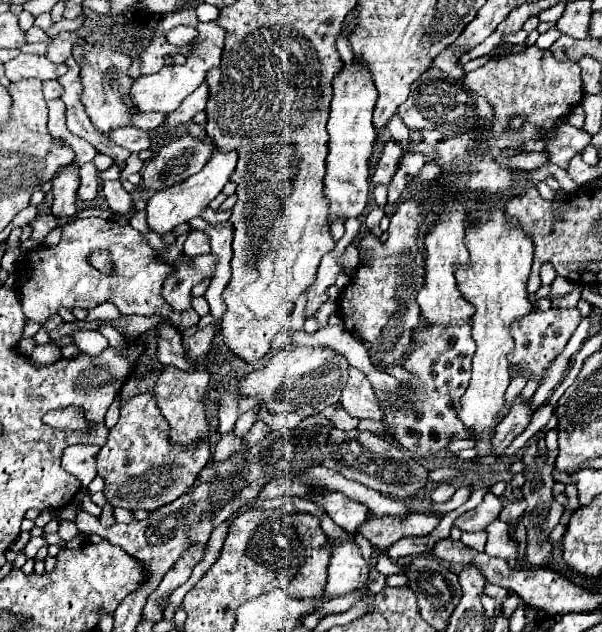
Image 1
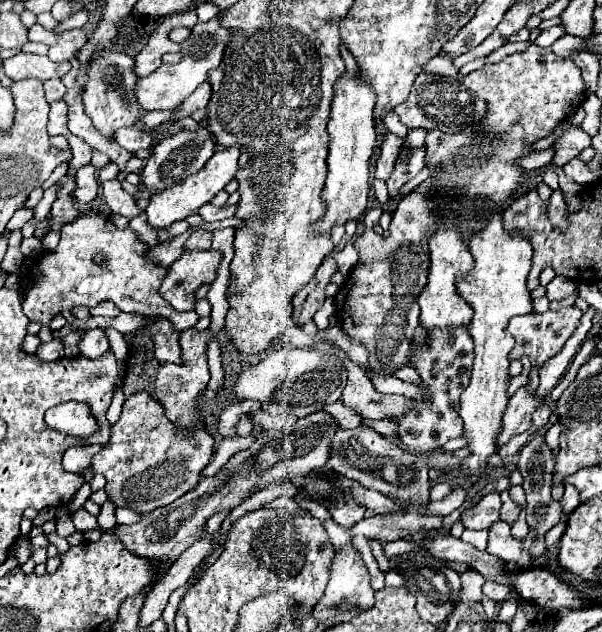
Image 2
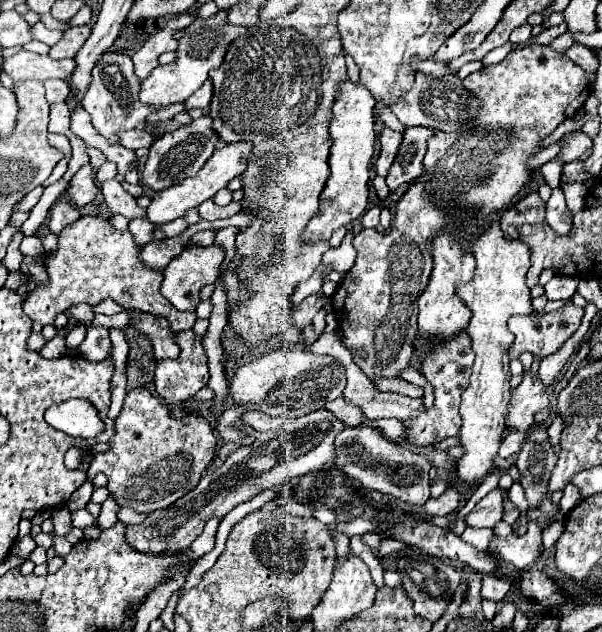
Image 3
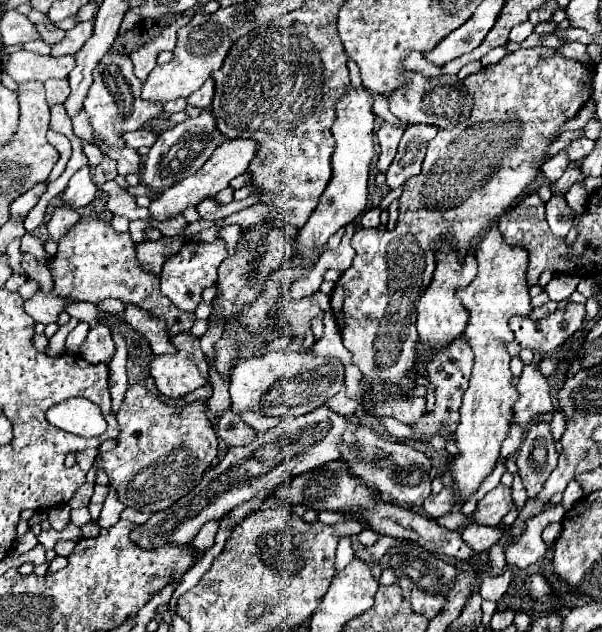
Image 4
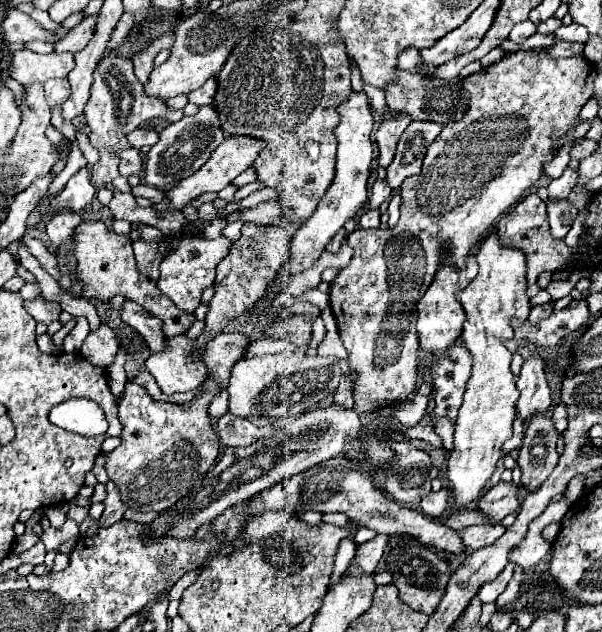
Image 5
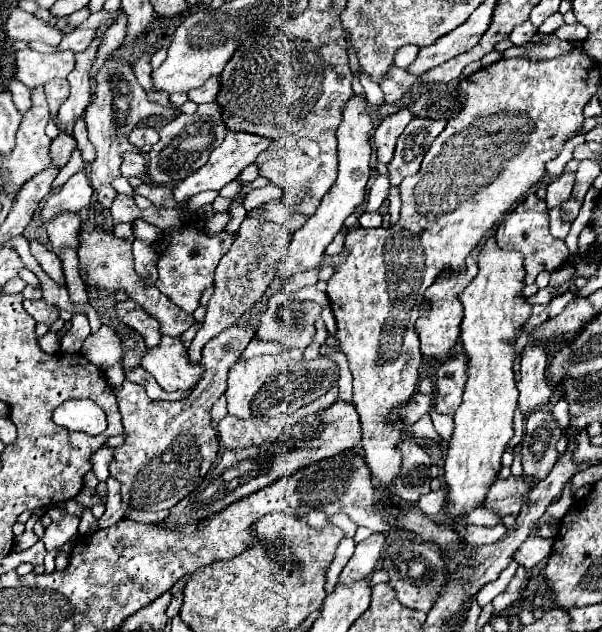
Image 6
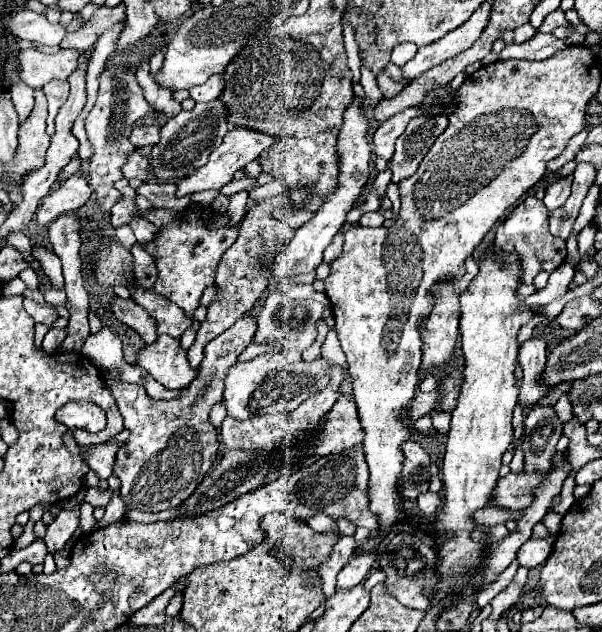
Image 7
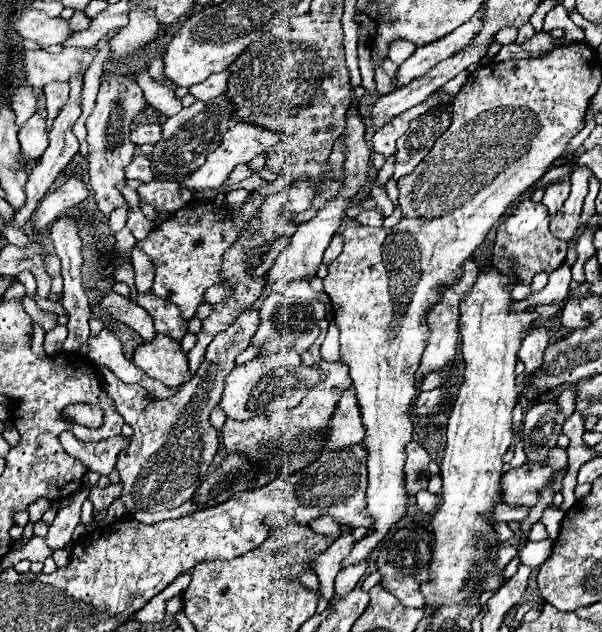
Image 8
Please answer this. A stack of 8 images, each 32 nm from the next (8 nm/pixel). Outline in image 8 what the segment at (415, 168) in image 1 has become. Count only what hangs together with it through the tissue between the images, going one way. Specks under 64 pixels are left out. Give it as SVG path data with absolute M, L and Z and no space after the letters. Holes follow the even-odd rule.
M448 106L432 108L410 122L410 128L398 140L394 180L410 174L422 162L422 158L430 152L432 144L448 130L450 122L452 112Z

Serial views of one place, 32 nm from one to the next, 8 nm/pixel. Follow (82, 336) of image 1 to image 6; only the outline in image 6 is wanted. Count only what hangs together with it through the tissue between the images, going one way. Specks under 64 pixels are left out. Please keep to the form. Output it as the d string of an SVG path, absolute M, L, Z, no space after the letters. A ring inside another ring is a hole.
M102 326L98 332L90 334L84 340L82 354L100 370L108 370L114 364L122 362L122 344L120 338L108 326Z

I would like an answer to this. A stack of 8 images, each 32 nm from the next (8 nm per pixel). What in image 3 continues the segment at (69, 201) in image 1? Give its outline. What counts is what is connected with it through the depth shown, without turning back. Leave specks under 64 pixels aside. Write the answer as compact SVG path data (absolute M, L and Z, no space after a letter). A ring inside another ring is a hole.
M58 200L58 202L52 206L48 230L50 230L54 236L60 236L60 232L62 232L68 224L74 224L76 218L80 218L80 212L78 212L72 204L68 204L68 200Z

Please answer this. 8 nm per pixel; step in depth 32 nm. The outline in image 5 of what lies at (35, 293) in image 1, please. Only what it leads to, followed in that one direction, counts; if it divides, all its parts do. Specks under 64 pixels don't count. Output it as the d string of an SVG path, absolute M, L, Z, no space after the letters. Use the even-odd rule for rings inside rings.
M82 222L74 232L74 244L64 244L60 248L60 254L58 254L58 266L60 266L60 272L62 272L60 286L70 290L70 278L68 278L68 272L66 272L66 266L64 266L66 264L66 260L64 260L66 252L74 252L74 256L76 256L76 262L78 262L76 278L84 284L84 296L86 298L106 300L106 298L112 298L116 294L124 294L128 300L140 304L146 312L160 318L164 322L162 332L166 336L184 334L192 326L192 322L196 320L192 314L176 308L172 304L172 300L166 298L154 282L150 282L146 276L142 276L136 270L136 260L134 260L134 254L132 254L130 238L114 234L102 222ZM42 296L36 298L36 300L24 300L24 308L36 322L44 322L44 324L50 324L50 322L58 320L58 314L60 314L60 306L50 304Z

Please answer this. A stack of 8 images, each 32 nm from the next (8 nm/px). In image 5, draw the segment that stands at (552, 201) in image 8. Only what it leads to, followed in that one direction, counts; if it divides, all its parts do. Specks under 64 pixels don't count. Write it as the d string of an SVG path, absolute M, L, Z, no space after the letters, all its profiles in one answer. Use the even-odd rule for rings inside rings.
M566 168L560 178L556 178L556 180L550 182L550 186L548 186L548 202L552 202L552 200L568 200L570 192L572 192L572 188L576 184L576 180L578 180L576 170Z

